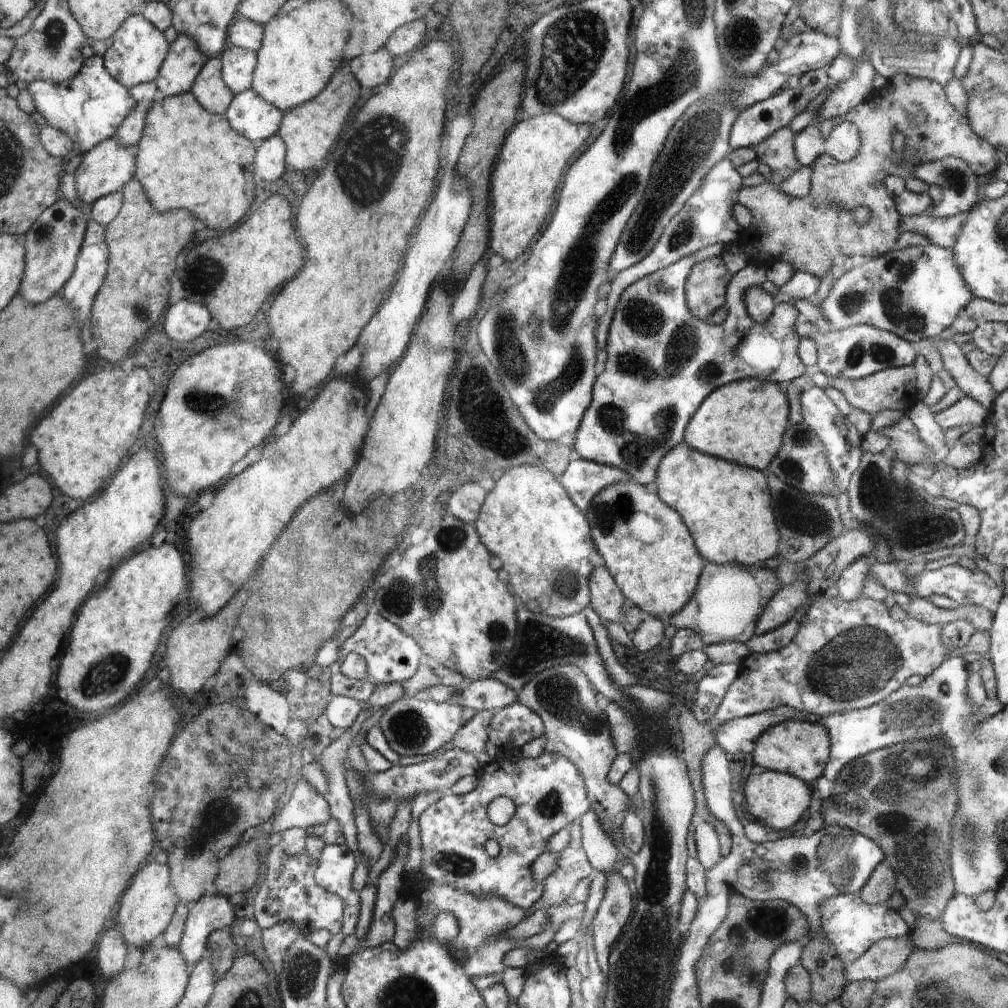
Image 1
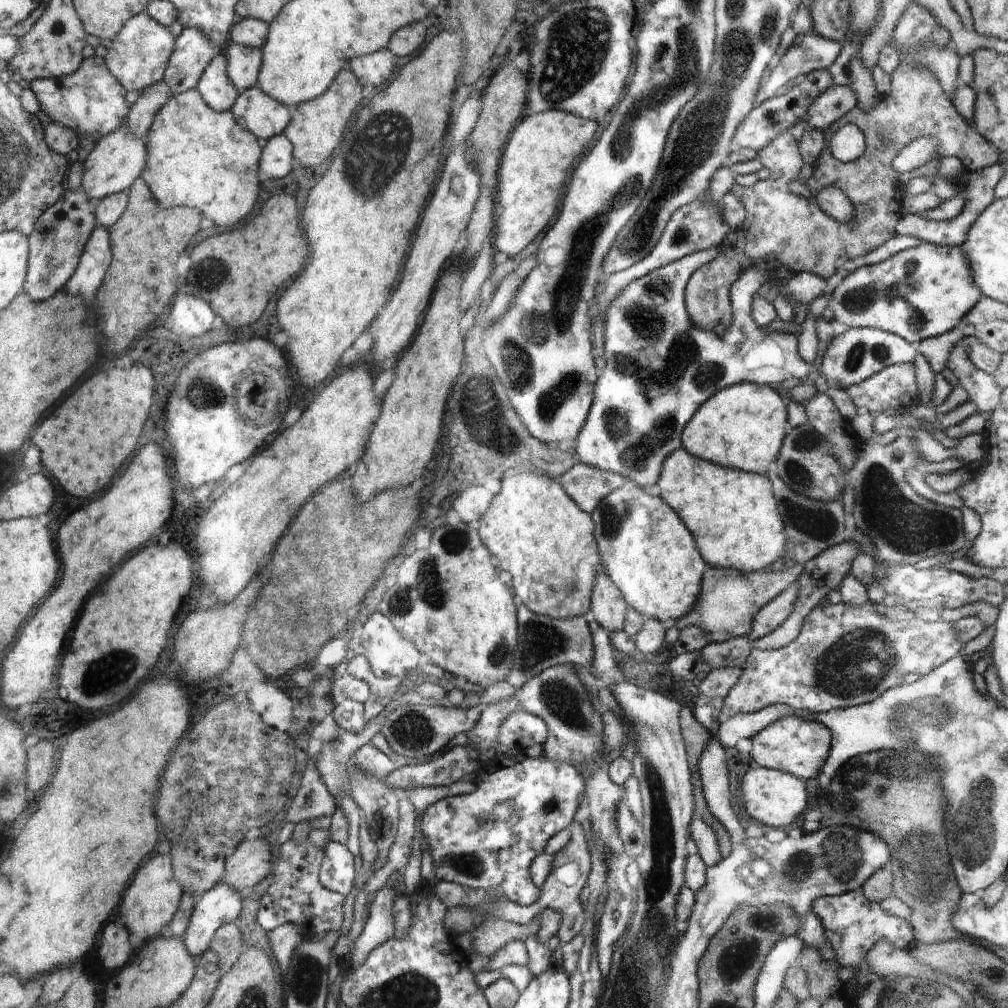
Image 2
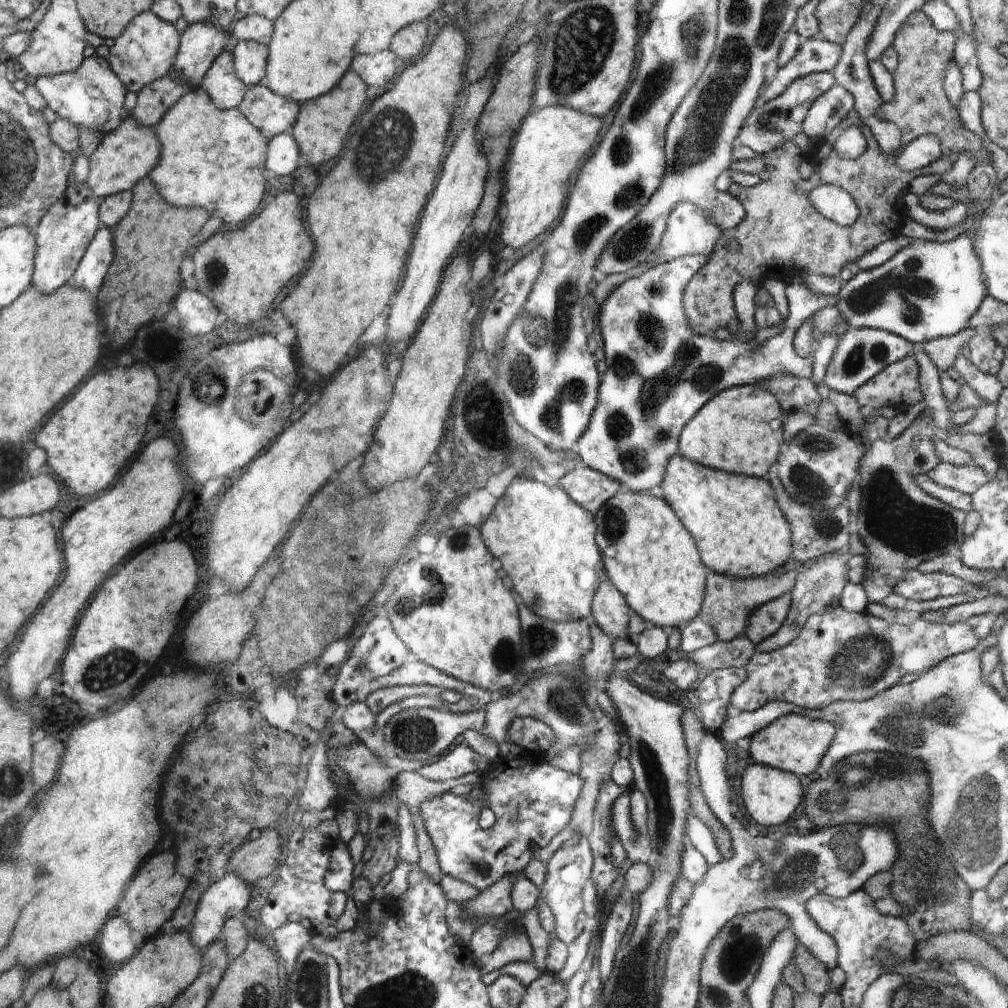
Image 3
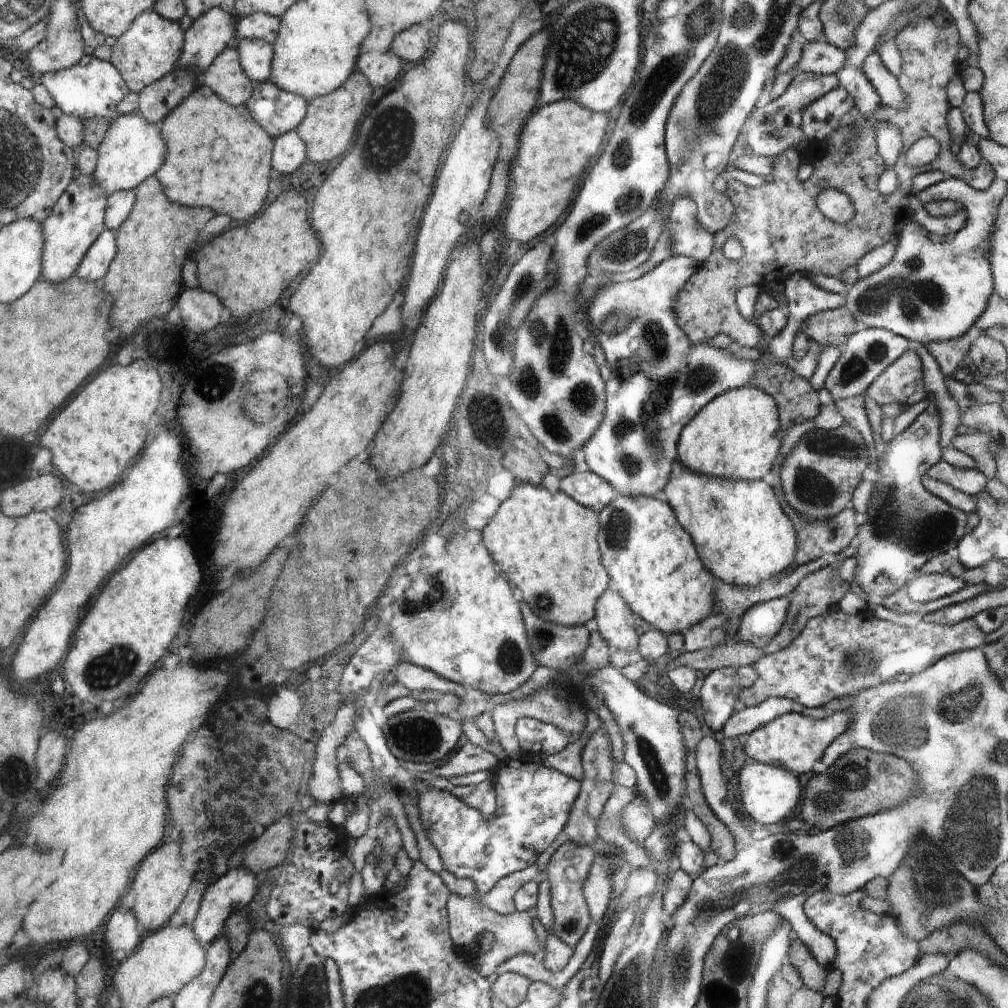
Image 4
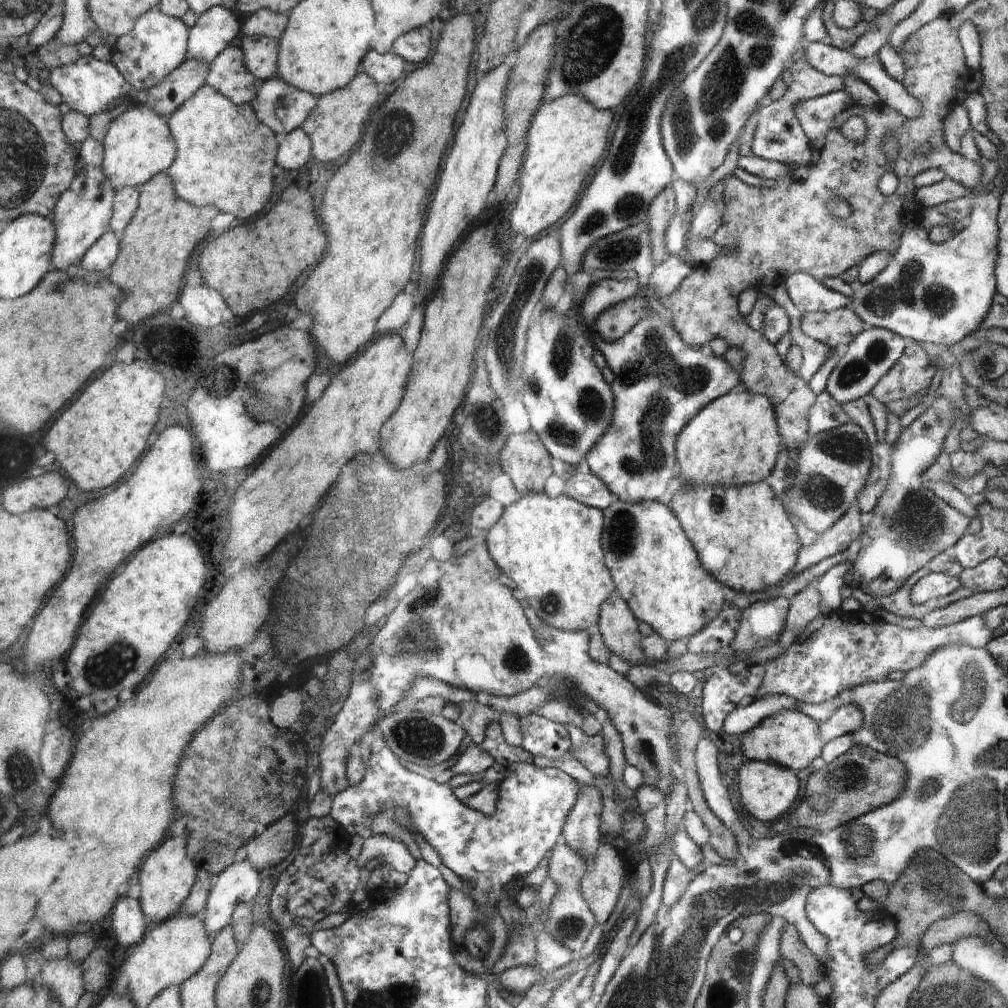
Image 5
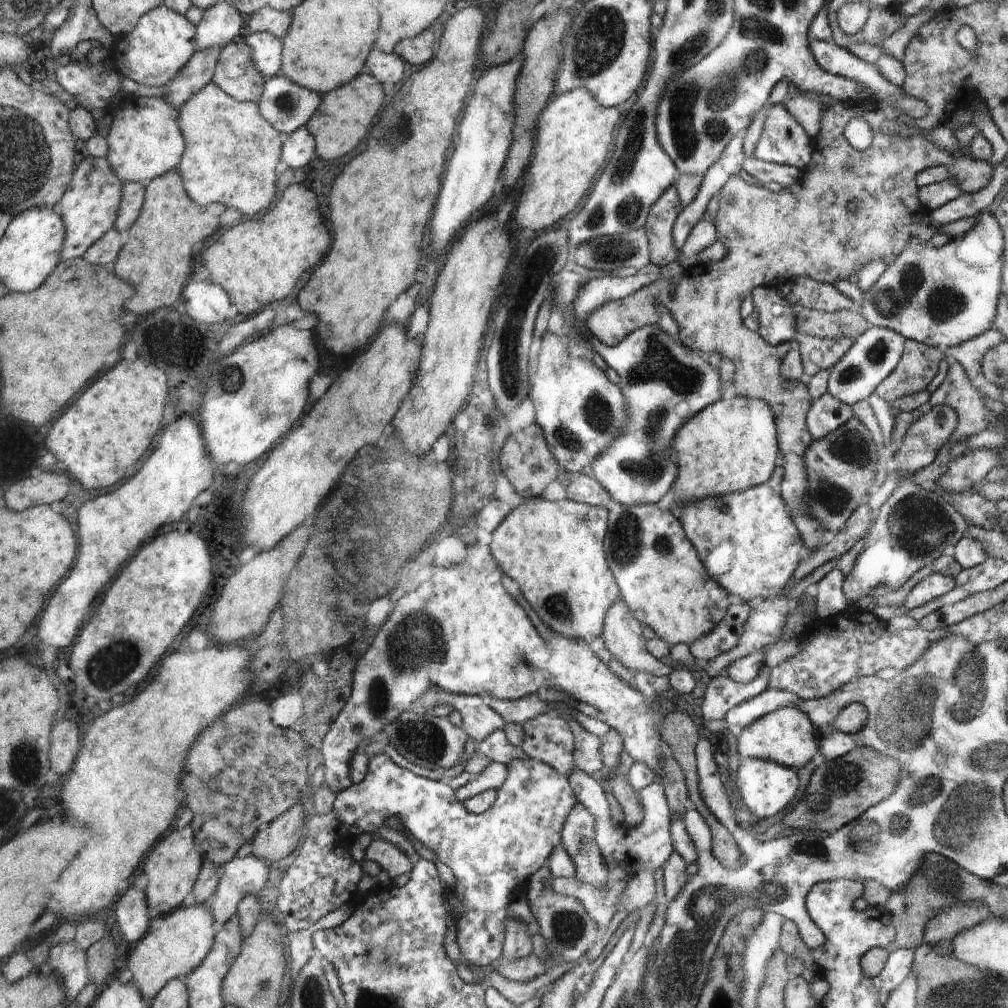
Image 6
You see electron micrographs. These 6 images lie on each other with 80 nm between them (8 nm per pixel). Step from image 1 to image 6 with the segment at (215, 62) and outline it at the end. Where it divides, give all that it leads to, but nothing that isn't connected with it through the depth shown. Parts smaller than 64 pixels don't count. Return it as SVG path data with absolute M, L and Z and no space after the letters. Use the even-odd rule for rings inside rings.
M230 42L221 48L212 83L238 102L260 101L266 79L252 66L252 50L245 42Z

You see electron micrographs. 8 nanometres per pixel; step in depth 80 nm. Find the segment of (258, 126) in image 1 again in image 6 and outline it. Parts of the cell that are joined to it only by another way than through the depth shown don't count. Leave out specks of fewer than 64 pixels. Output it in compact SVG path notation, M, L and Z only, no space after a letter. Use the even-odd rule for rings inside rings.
M281 73L266 80L257 106L260 116L276 132L287 136L308 123L318 110L321 98Z

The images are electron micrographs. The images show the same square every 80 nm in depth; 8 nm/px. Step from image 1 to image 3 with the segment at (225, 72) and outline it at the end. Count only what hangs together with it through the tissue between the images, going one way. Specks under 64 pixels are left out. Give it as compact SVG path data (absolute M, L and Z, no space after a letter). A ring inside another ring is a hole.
M239 41L231 52L234 55L235 74L248 87L261 85L267 77L267 62L270 52L258 42Z

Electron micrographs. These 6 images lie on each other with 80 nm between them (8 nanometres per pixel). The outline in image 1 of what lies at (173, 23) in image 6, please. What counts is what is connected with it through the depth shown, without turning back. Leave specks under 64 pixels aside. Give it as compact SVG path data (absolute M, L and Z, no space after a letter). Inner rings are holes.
M143 15L128 17L122 28L116 32L112 46L103 54L103 61L108 74L127 89L142 83L149 83L159 76L168 54L168 42L164 38L164 31L154 26Z

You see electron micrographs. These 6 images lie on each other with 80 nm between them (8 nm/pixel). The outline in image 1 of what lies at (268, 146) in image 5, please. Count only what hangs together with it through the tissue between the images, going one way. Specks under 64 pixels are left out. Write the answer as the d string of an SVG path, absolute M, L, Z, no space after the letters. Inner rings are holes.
M190 91L174 96L163 96L150 104L146 115L142 138L137 144L136 178L144 190L148 190L148 198L152 198L152 206L156 210L174 210L186 208L196 214L208 228L232 228L238 224L248 212L254 200L254 162L256 150L252 141L235 130L232 130L225 115L212 114L200 106L195 94Z

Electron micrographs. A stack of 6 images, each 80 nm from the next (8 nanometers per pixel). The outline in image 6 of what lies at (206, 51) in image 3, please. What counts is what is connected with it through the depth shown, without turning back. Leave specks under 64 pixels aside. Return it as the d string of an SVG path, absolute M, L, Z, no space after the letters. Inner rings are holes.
M229 1L216 2L211 9L207 9L202 20L196 26L196 52L224 48L240 35L245 24L241 14Z

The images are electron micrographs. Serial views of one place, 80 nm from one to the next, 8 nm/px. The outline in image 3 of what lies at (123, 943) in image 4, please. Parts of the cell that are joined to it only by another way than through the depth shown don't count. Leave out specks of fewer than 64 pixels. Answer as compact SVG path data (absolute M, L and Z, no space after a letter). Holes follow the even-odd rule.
M120 916L112 918L112 922L104 926L102 950L110 962L121 965L135 956L137 949L132 940L133 930L131 924L122 920Z

